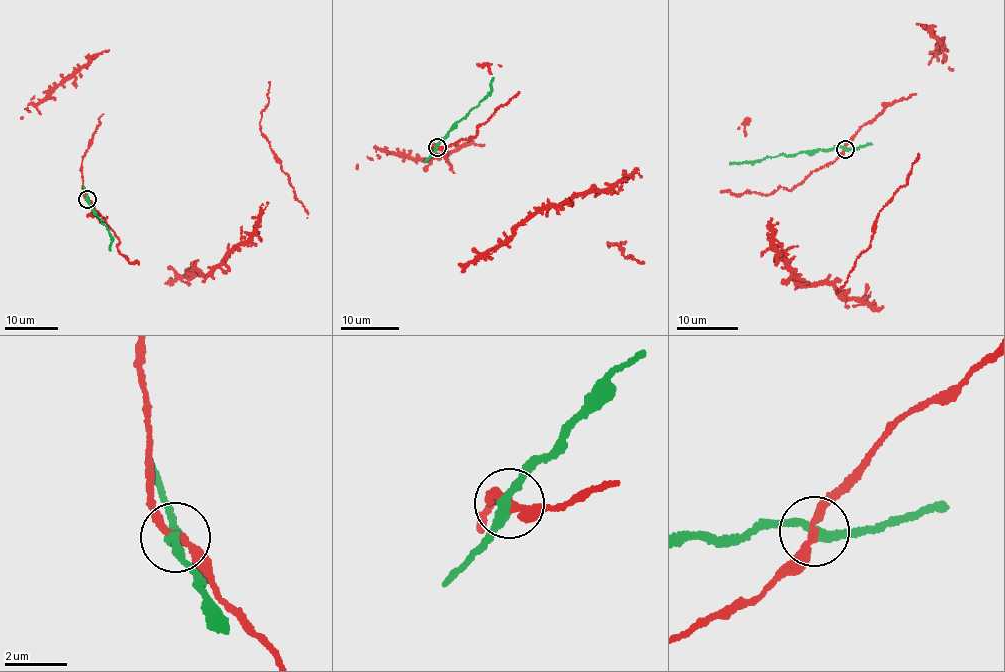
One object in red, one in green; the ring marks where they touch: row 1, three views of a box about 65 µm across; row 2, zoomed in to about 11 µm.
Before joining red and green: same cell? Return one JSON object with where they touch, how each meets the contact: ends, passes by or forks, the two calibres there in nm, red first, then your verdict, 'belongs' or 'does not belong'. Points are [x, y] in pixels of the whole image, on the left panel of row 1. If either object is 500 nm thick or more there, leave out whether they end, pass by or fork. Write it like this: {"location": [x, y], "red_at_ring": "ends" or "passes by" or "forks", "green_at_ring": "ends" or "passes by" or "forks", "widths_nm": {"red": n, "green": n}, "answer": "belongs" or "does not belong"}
{"location": [87, 199], "red_at_ring": "passes by", "green_at_ring": "passes by", "widths_nm": {"red": 240, "green": 320}, "answer": "does not belong"}

